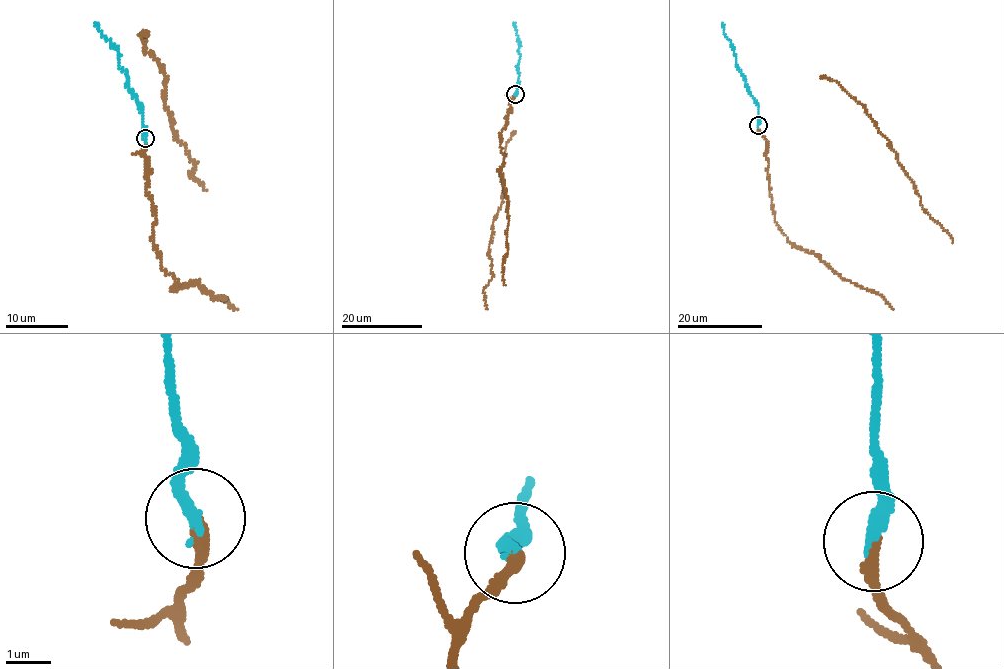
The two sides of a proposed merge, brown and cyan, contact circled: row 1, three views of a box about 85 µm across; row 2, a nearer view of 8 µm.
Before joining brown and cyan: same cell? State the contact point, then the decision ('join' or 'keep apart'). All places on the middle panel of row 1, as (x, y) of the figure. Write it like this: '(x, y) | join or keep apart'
(515, 94) | join

